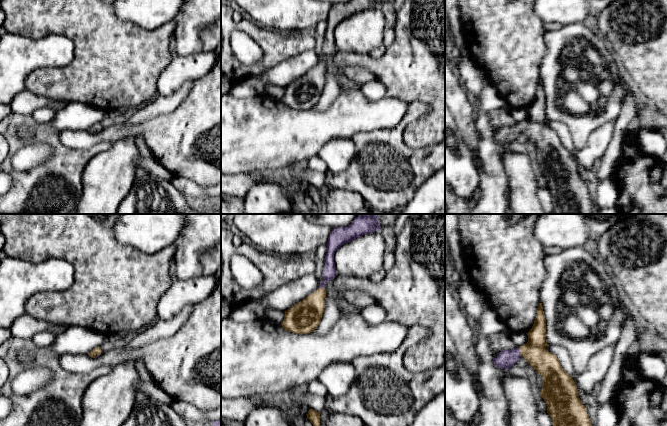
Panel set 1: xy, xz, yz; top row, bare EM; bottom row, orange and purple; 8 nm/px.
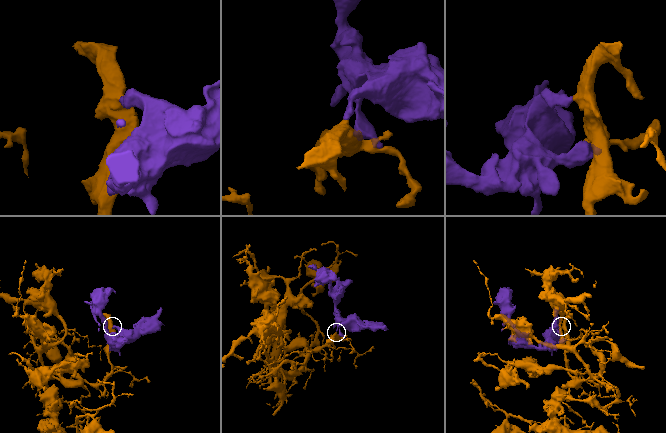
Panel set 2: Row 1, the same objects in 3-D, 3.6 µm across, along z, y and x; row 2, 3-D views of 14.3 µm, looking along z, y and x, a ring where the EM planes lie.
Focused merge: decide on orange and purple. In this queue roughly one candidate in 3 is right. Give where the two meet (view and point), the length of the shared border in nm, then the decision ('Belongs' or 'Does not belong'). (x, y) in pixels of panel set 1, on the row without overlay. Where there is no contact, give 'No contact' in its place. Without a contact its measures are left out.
Touches orange at yz (520, 128). Shared border 80 nm. Belongs

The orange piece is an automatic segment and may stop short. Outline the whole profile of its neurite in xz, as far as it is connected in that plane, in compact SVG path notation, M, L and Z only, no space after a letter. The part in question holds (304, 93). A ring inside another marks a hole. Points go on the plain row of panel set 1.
M350 0L346 3L332 5L326 20L327 29L324 34L325 42L322 52L325 56L320 57L320 62L314 69L285 87L285 93L281 99L285 106L297 110L315 107L325 86L325 62L336 52L335 28L345 19L378 6L381 6L380 0Z

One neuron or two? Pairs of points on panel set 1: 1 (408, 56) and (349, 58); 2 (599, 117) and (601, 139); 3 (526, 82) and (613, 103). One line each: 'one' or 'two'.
1: one
2: two
3: two

